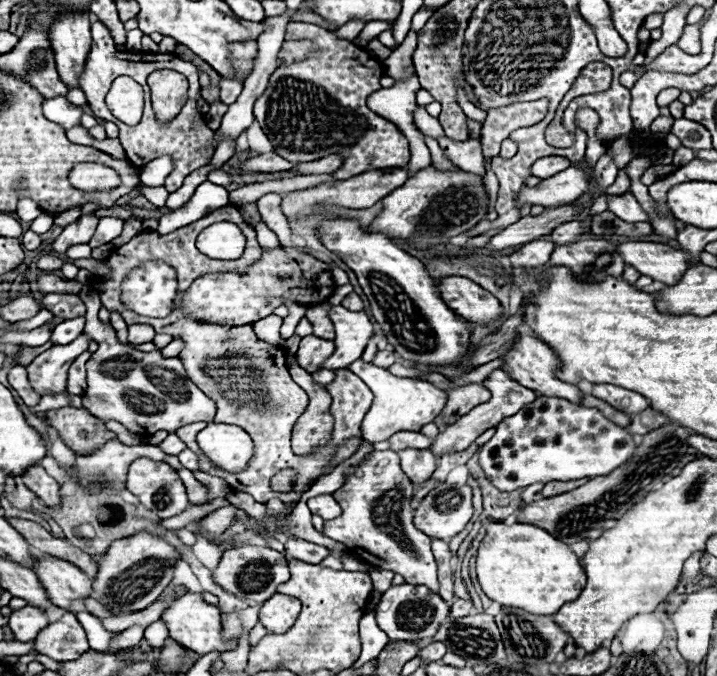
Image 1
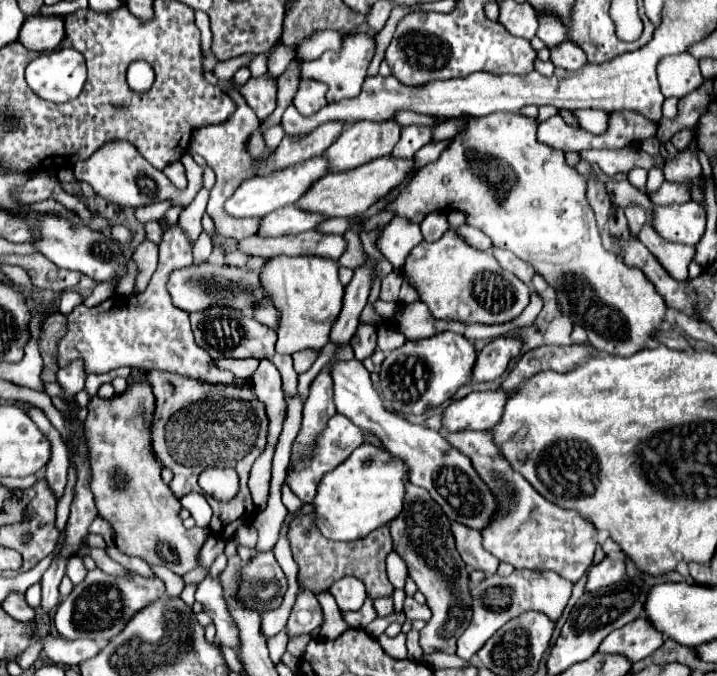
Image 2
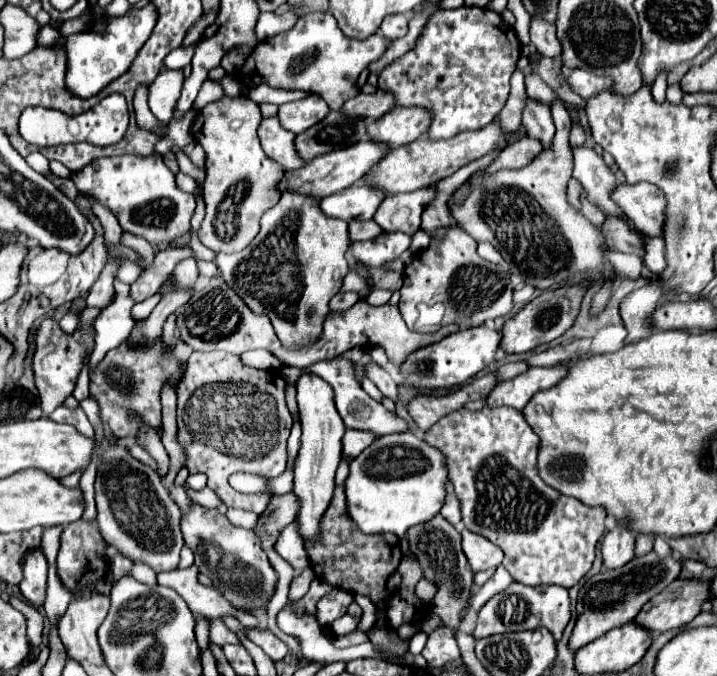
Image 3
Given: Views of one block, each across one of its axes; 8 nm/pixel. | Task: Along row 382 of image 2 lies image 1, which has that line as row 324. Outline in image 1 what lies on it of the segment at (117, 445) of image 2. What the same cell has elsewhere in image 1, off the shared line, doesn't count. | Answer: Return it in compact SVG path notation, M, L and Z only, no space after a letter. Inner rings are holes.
M132 324L128 326L128 340L132 344L144 344L144 342L152 342L154 340L154 328L146 326L146 324Z

